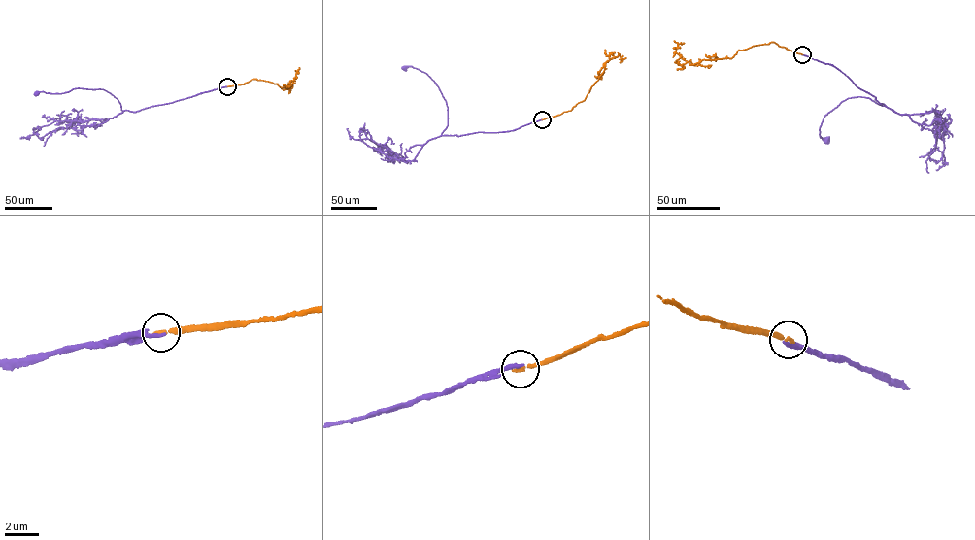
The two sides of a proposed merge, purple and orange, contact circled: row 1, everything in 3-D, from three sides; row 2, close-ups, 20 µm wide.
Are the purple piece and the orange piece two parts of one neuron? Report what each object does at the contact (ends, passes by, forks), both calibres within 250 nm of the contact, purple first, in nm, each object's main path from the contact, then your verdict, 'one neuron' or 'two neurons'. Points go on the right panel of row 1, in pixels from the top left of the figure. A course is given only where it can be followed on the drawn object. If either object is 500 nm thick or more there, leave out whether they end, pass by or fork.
purple ends there; orange ends there; 260 nm thick on the purple side, 200 nm on the other; purple runs (802, 54), (833, 66), (885, 105), (857, 96), (842, 101), (823, 118), (820, 134), (826, 140); orange runs (802, 54), (773, 42), (739, 50), (730, 58), (703, 59), (690, 64), (676, 52), (679, 44), (684, 43); two neurons

